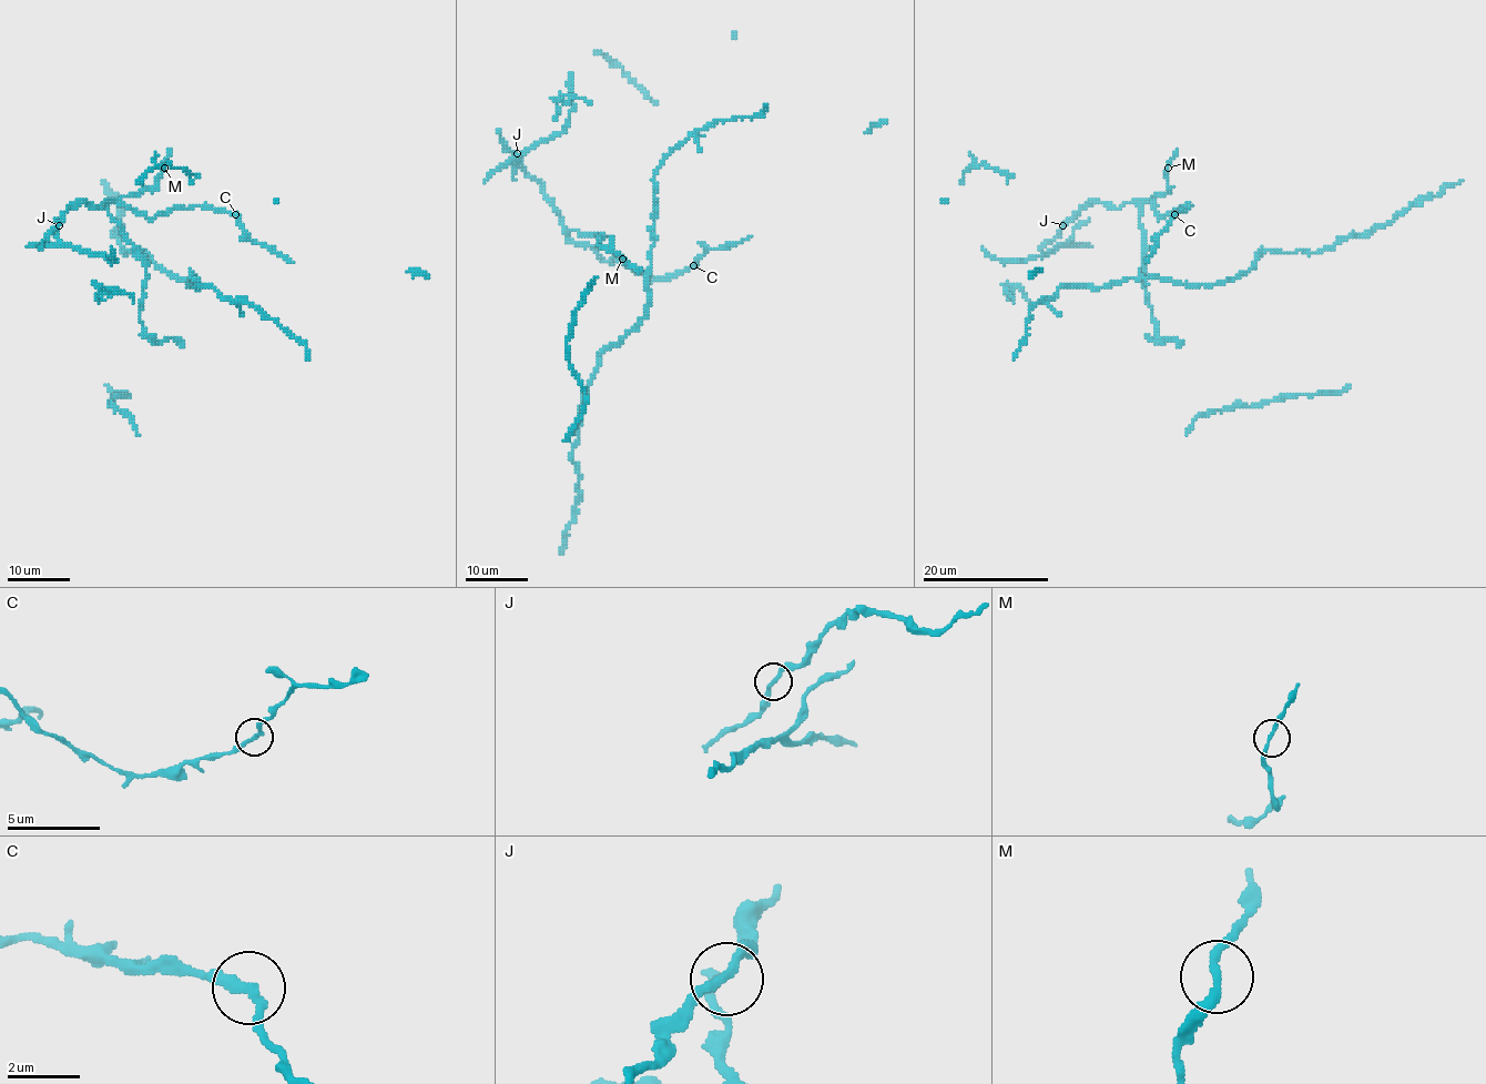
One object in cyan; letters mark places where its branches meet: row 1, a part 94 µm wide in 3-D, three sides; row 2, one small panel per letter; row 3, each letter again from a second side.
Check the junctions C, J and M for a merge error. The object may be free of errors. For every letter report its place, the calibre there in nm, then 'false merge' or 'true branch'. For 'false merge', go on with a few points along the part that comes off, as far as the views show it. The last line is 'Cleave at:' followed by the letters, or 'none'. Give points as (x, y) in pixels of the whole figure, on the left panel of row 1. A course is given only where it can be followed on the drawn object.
C: at (235, 214); 220 nm thick; false merge; foreign part runs (236, 214), (237, 224), (252, 240), (271, 245), (293, 262)
J: at (59, 225); 220 nm thick; true branch
M: at (164, 168); 200 nm thick; true branch
Cleave at: C

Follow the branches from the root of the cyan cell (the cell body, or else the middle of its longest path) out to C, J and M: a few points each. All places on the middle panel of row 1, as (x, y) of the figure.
C: (566, 231), (571, 242), (603, 247), (624, 265), (650, 277), (688, 272), (694, 265)
J: (566, 231), (563, 220), (547, 198), (543, 186), (526, 172), (517, 153)
M: (566, 231), (574, 243), (589, 246), (606, 261), (622, 259)

